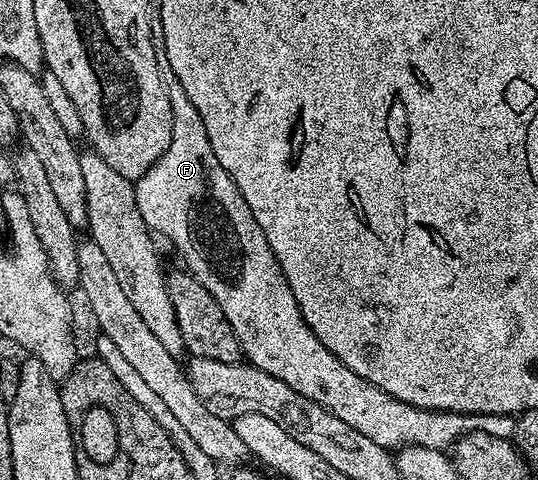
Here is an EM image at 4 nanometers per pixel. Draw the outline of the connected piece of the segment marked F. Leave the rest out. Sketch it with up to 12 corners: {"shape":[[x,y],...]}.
{"shape":[[178,80],[135,182],[244,359],[390,450],[512,433],[352,372],[307,326]]}

